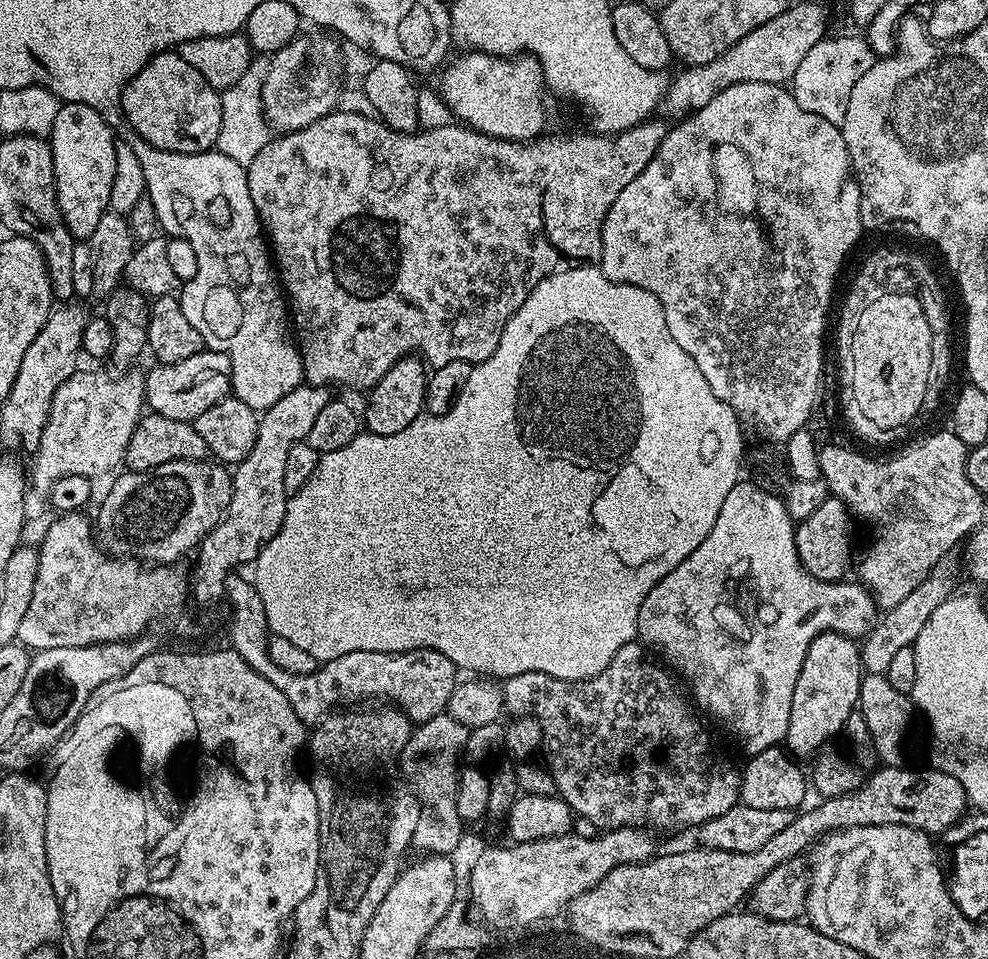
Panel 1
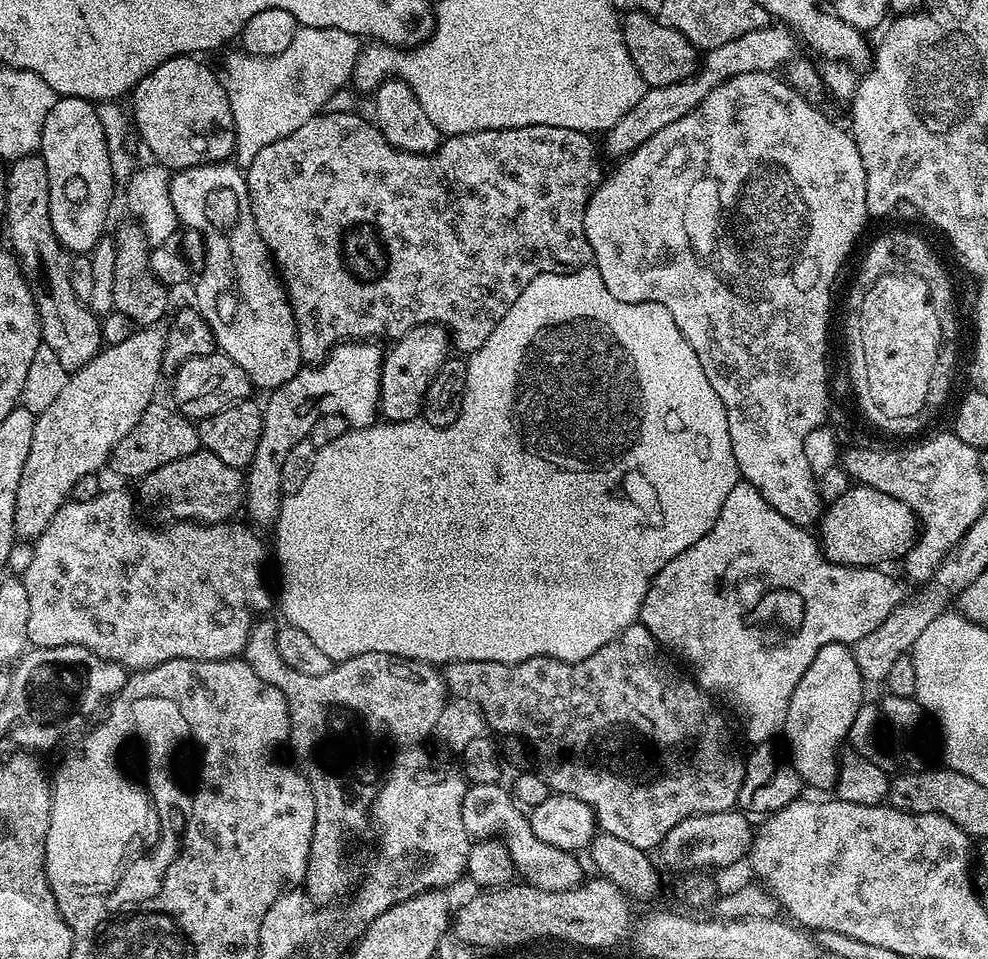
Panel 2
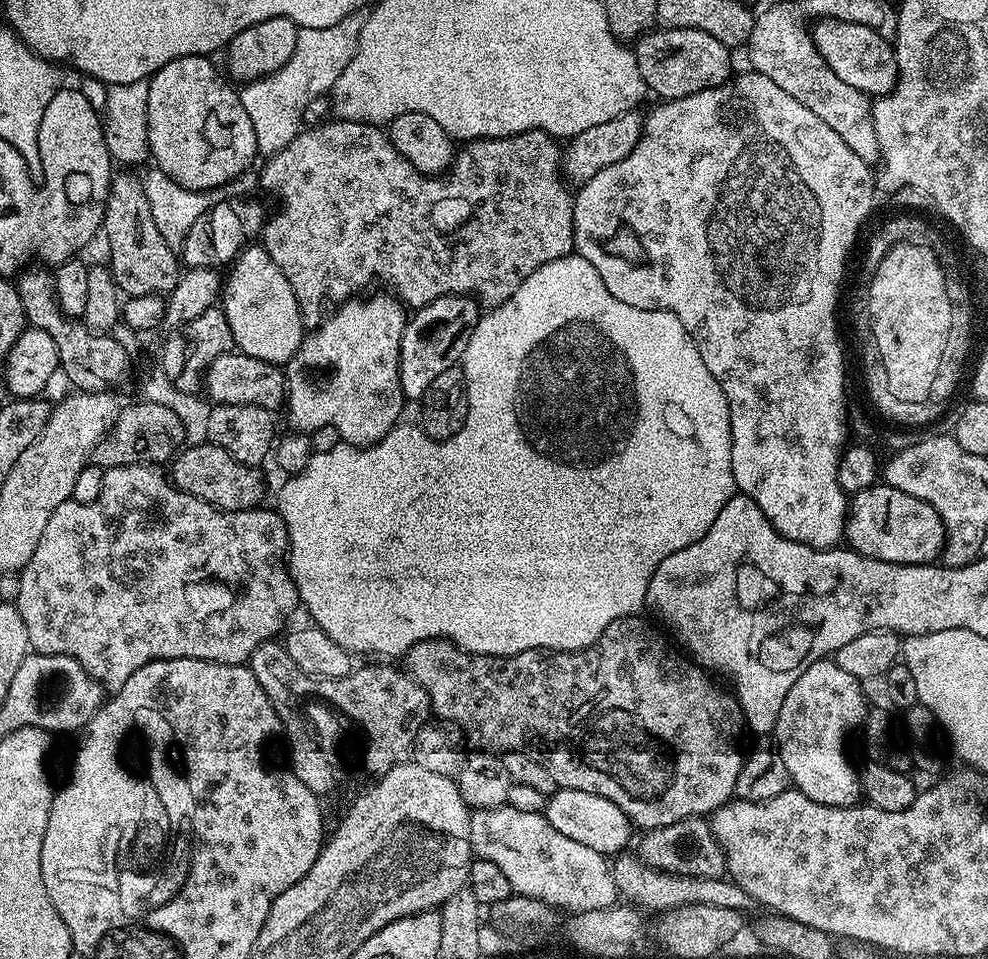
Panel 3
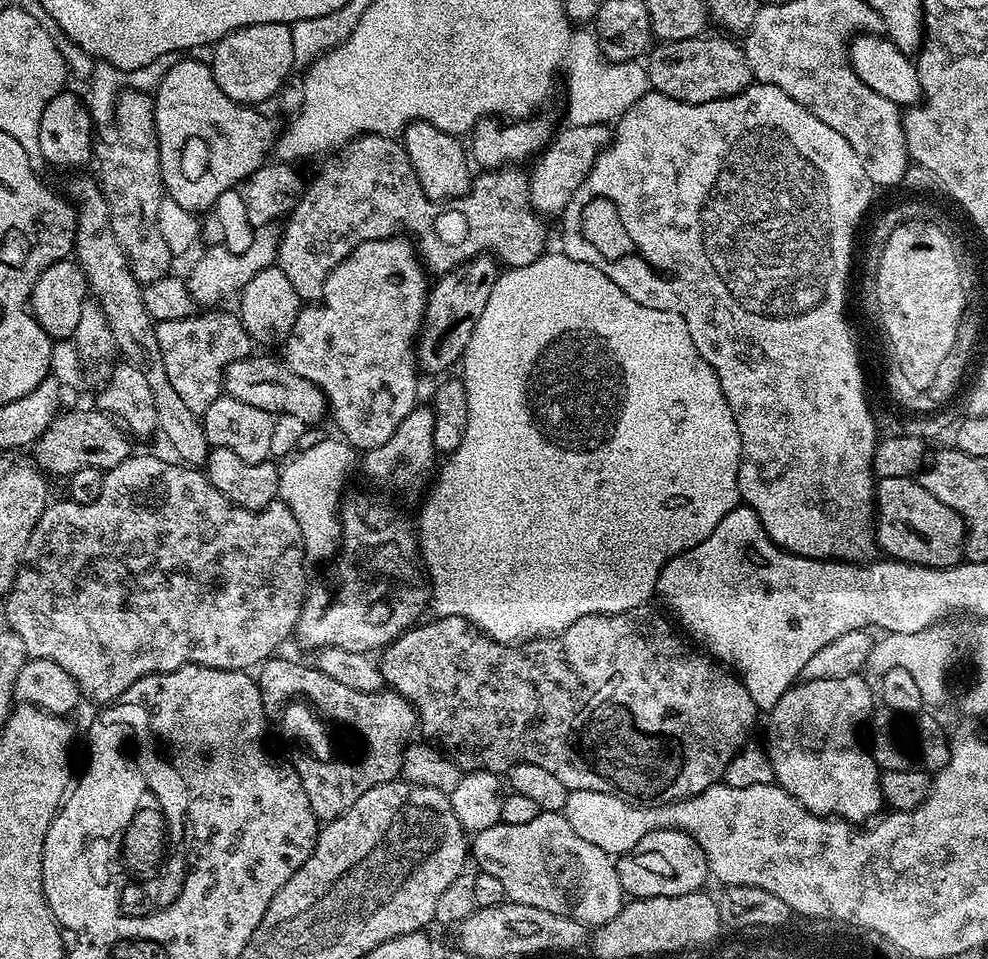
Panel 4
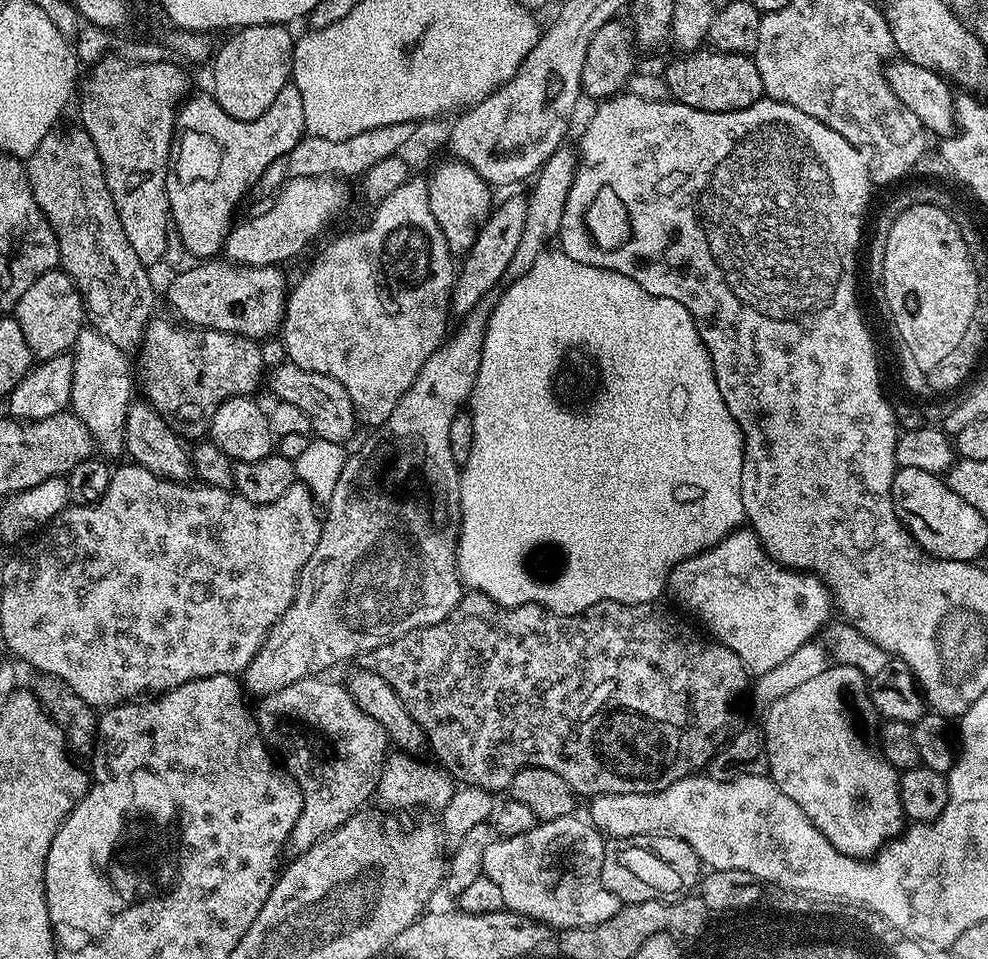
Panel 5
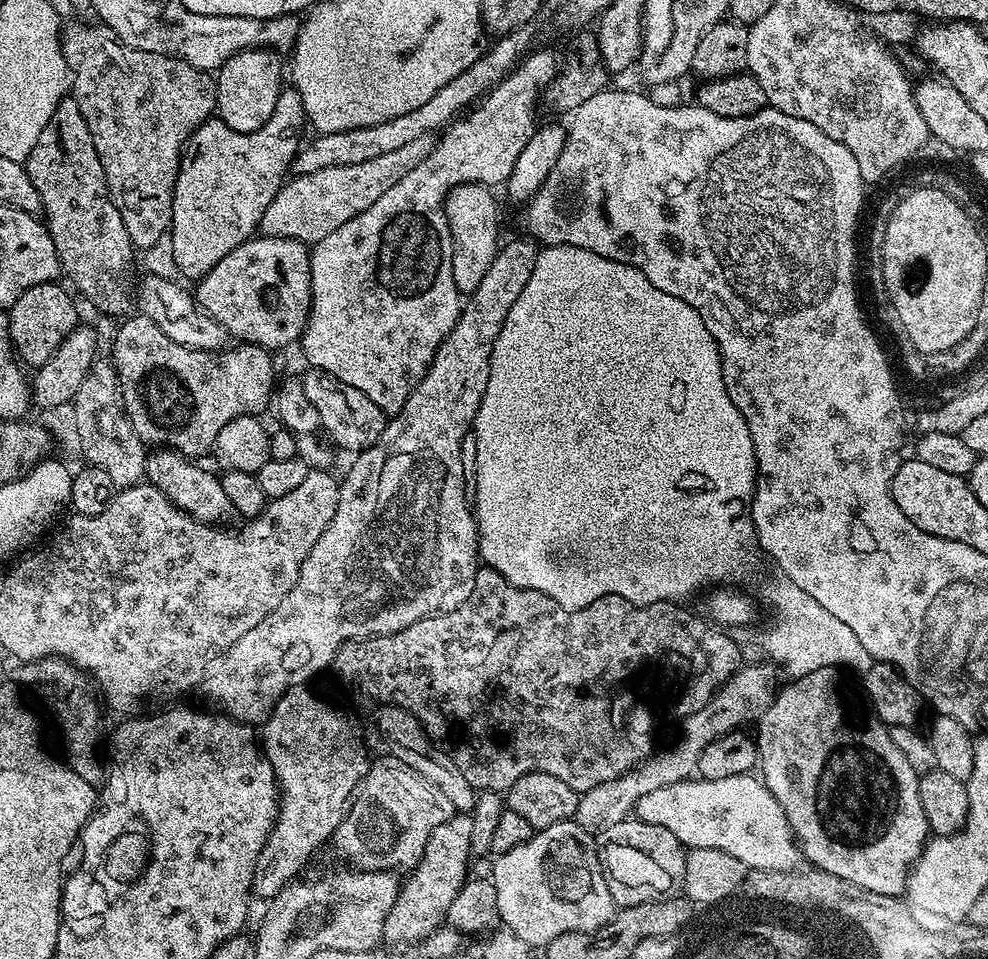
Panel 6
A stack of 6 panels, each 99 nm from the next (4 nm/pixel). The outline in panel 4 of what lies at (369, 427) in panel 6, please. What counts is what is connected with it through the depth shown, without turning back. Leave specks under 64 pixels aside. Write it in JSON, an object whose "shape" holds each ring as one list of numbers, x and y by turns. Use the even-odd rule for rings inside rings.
{"shape":[[253,354,234,362,224,372,224,392,249,406,258,406,278,417,282,414,294,414,294,418,302,418,305,426,315,425,326,416,324,391,314,382,302,378,302,374,294,374,283,359,272,356]]}

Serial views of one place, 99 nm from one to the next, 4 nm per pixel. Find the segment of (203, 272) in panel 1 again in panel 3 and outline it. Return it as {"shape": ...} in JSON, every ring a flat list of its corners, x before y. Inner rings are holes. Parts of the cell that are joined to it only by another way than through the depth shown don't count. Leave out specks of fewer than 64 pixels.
{"shape":[[260,242,249,243,241,249,227,272,222,280,222,307,233,345,250,358,277,366,287,365,303,342,306,329,298,310,298,298,294,298,286,274,278,270,274,258,270,258]]}

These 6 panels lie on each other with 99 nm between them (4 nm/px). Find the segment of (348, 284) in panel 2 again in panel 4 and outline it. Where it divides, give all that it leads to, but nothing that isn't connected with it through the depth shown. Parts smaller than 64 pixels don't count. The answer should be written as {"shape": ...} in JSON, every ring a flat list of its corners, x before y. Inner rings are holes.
{"shape":[[365,134,348,141,339,149,338,154,328,159,332,158,333,160,328,160,321,166,320,173,309,182,304,197,298,202,295,201,290,212,292,217,280,232,278,266,284,271,286,278,290,278,290,286,294,286,301,301,319,301,326,278,334,270,334,266,342,263,358,245,367,240,385,240,388,236,397,235,401,230,414,237,423,263,432,274,450,272,470,258,491,252,501,265,508,268,530,266,530,262,545,255,549,247,548,232,544,229,546,220,537,213,530,200,530,176,527,171,523,172,523,167,505,166,481,171,473,179,472,188,465,196,447,202,437,202,431,200,422,190,414,166,399,139]]}

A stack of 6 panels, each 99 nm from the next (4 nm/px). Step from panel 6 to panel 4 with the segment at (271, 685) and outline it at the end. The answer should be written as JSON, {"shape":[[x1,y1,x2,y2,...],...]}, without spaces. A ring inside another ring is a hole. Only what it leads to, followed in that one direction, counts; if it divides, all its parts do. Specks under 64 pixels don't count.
{"shape":[[568,124,557,131,548,142,548,147,539,153,536,166,530,170,528,193,537,213,545,218,559,217,566,210,570,198,578,191,578,186,586,182,586,174,600,157,600,153,612,143,613,129,607,124,574,126],[431,407,413,408,410,414,406,414,406,418,402,418,398,430,394,430,394,434,382,442,382,446,367,449,363,453,365,474,392,488,420,488,424,483,427,485,433,479,438,464,438,453,434,446,435,425,436,413],[352,496,340,505,340,542,334,557,336,563,336,593,324,608,320,620,312,620,311,607,305,606,296,623,294,640,304,648,319,650,341,647,367,654,383,650,407,632,430,608,430,581,418,551,418,536,408,529,400,516,395,516,384,504,371,504,364,496]]}

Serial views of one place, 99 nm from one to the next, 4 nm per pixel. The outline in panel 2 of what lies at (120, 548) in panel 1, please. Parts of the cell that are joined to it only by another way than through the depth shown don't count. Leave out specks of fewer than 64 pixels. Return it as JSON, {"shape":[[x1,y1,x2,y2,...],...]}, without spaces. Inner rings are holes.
{"shape":[[203,450,158,466,158,470,143,476,138,487,139,503,153,508,164,522,223,524,231,521,239,508,241,511,246,500,245,473,234,466,226,466,222,458,214,458,214,454]]}

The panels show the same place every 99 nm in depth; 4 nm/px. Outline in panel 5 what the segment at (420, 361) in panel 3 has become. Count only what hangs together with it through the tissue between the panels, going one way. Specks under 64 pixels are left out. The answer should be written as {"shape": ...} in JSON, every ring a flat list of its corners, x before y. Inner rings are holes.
{"shape":[[527,195,508,196,504,201,499,201,498,206,493,207,488,213,488,219,480,225,476,233,476,241,474,246,466,253,459,261,458,271,455,273,452,281,452,303,450,305,453,313,457,312,457,317,463,318,474,309,484,299,487,292,492,291,500,282,500,279,505,279,510,266,510,258,514,258,514,250,518,250,518,242,522,242,522,230,526,230,526,206,528,205]]}

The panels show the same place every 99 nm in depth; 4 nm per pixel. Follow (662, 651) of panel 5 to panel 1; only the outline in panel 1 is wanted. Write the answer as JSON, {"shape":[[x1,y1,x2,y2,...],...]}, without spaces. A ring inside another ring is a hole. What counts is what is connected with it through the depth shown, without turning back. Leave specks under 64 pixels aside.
{"shape":[[633,642,622,646,618,650,618,654,614,654,614,658,610,658,606,670,602,670,588,680,559,680,550,674,527,672,503,677,500,684,500,693,504,695,505,709,513,717,531,716,540,724,543,747,545,749,548,747,546,766,552,771,560,799,572,807,576,816,590,819,599,830,642,828,659,834,659,832,668,832,671,828,693,827,692,829,695,829,697,826,705,824,710,818,718,818,722,814,726,814,726,810,740,804,740,772,738,768,732,764,719,764,716,761,716,756,712,753,712,740,706,733,700,732,700,724,696,721,697,713,694,711,693,705,686,699,683,691,680,693,676,689,677,681,659,663,651,664,647,655,649,656,649,653,643,644]]}

